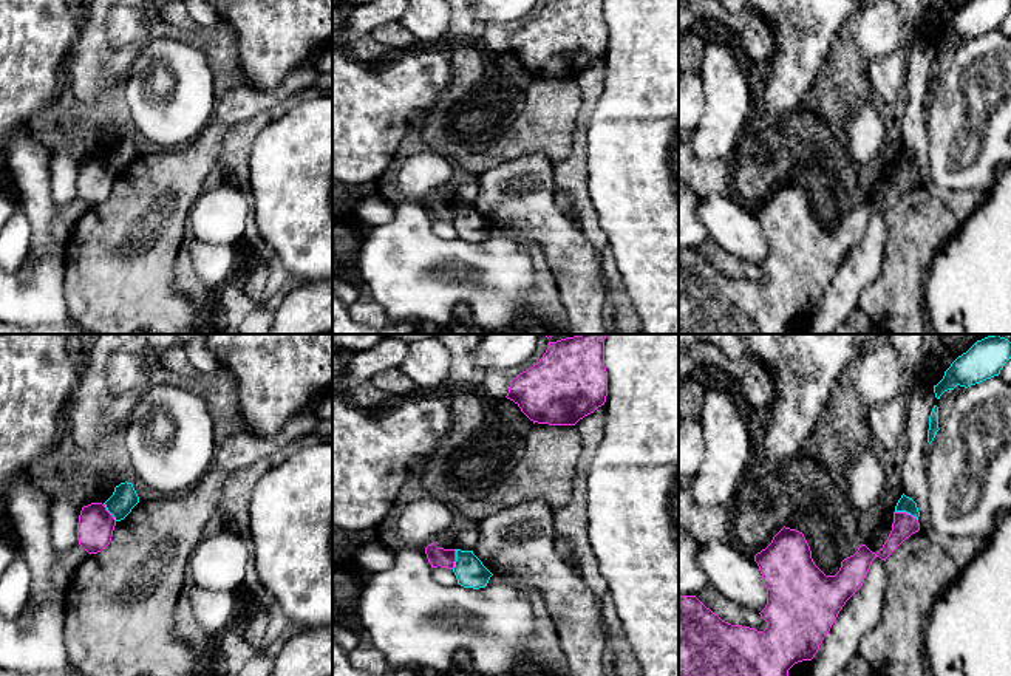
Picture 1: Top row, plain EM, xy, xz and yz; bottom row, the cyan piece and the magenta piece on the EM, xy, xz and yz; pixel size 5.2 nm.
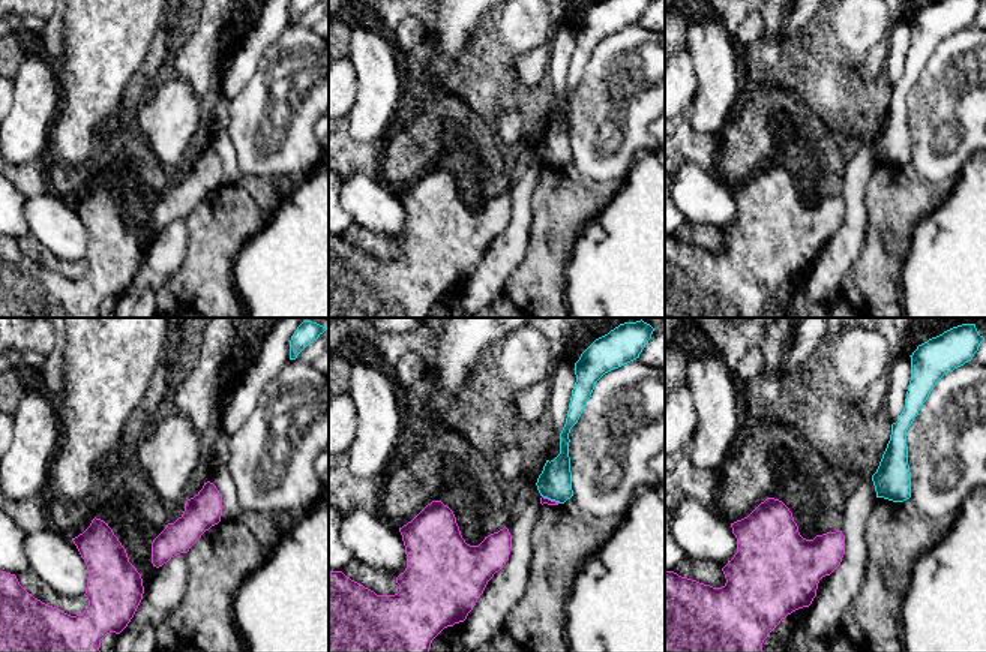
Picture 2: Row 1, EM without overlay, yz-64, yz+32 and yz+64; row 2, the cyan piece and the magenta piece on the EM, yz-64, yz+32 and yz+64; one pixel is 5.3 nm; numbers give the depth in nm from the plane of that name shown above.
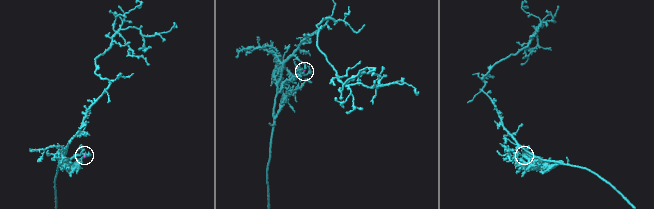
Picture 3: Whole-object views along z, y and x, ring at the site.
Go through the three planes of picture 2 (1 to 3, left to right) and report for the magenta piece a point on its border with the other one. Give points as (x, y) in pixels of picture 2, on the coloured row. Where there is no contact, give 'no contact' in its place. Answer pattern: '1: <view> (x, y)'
1: no contact
2: yz+32 (551, 499)
3: no contact

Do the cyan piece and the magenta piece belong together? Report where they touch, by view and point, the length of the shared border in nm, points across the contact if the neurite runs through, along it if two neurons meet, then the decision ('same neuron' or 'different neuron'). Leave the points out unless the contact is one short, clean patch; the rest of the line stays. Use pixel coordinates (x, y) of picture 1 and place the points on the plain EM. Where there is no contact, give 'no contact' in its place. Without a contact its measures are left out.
meets cyan in yz at (906, 166); contact 130 nm long; border along yz (894, 166), (909, 166), (917, 174); different neuron

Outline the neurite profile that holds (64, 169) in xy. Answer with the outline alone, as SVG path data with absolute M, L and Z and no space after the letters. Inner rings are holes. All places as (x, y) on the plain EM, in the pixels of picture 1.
M60 142L53 144L49 162L51 198L56 206L65 206L79 198L77 176L82 159Z

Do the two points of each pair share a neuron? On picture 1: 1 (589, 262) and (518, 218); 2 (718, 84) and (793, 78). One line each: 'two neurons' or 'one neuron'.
1: one neuron
2: two neurons

